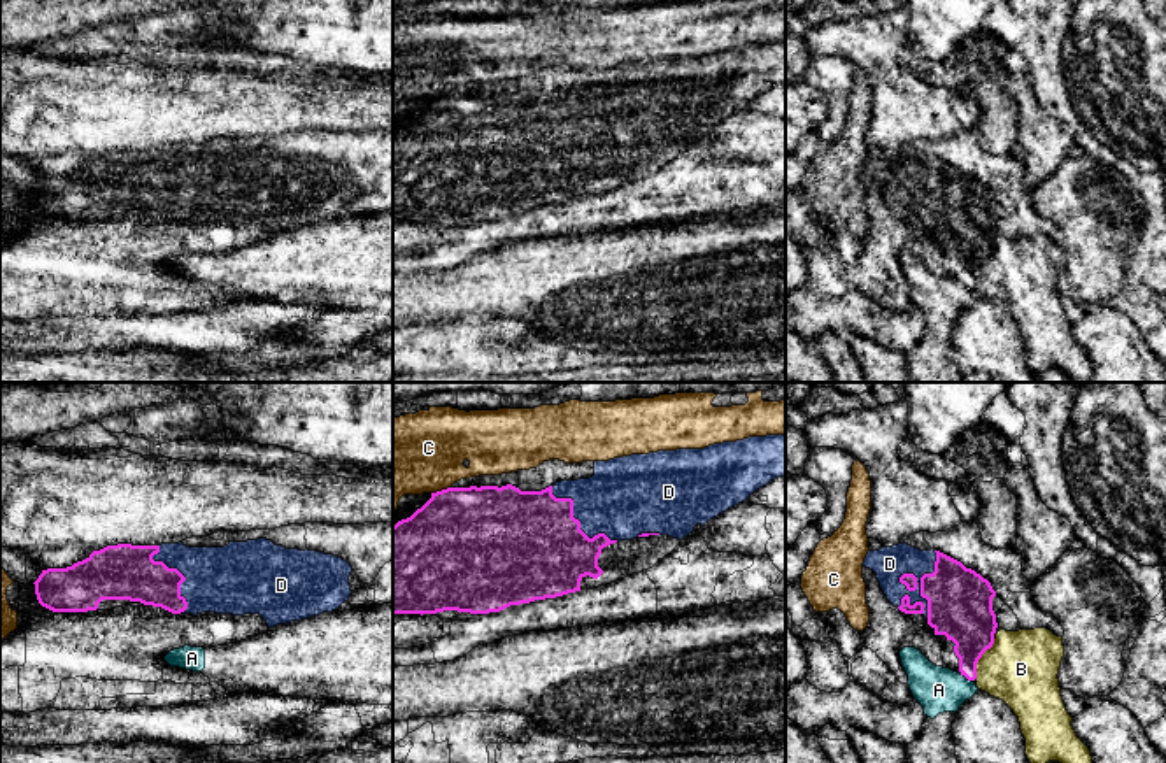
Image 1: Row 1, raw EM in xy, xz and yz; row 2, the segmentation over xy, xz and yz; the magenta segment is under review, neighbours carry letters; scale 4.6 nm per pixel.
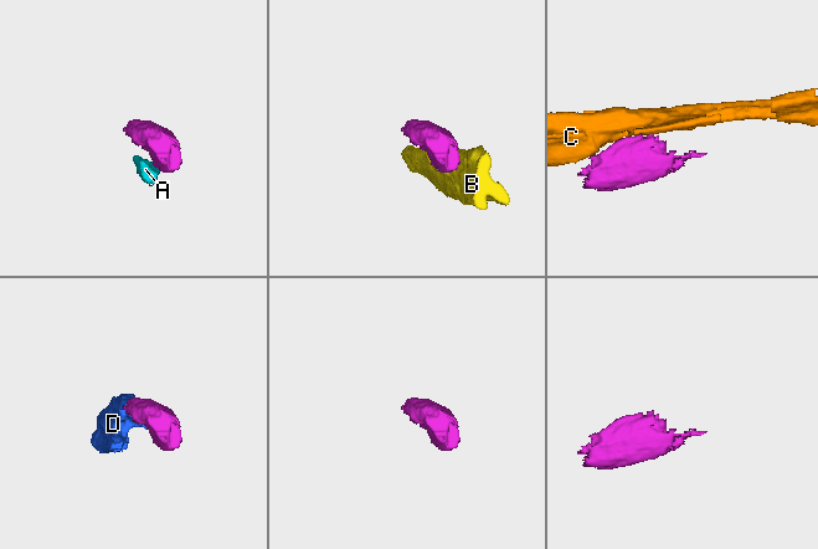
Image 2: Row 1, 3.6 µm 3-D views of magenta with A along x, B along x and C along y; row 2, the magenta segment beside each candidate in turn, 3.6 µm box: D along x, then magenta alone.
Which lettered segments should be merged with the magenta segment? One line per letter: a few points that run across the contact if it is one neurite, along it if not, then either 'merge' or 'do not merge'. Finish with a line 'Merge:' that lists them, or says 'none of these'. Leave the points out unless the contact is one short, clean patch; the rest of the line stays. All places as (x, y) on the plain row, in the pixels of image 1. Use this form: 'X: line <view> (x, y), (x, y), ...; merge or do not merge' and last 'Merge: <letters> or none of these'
A: line yz (959, 281), (972, 288); do not merge
B: do not merge
C: do not merge
D: merge
Merge: D

